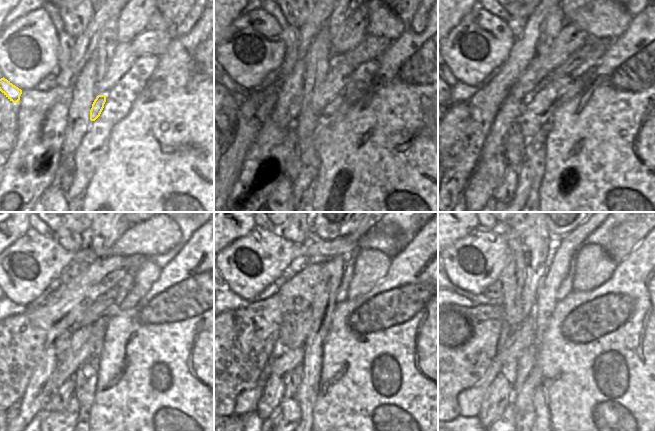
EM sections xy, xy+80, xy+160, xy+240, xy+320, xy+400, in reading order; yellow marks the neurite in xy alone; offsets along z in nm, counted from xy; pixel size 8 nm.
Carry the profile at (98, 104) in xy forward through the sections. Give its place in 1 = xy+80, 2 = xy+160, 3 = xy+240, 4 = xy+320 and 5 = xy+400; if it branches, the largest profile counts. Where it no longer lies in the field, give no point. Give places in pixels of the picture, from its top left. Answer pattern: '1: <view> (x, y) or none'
1: xy+80 (332, 107)
2: xy+160 (577, 84)
3: xy+240 (148, 272)
4: xy+320 (371, 266)
5: xy+400 (594, 266)

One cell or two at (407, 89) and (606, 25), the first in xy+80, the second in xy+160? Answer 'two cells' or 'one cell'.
two cells

